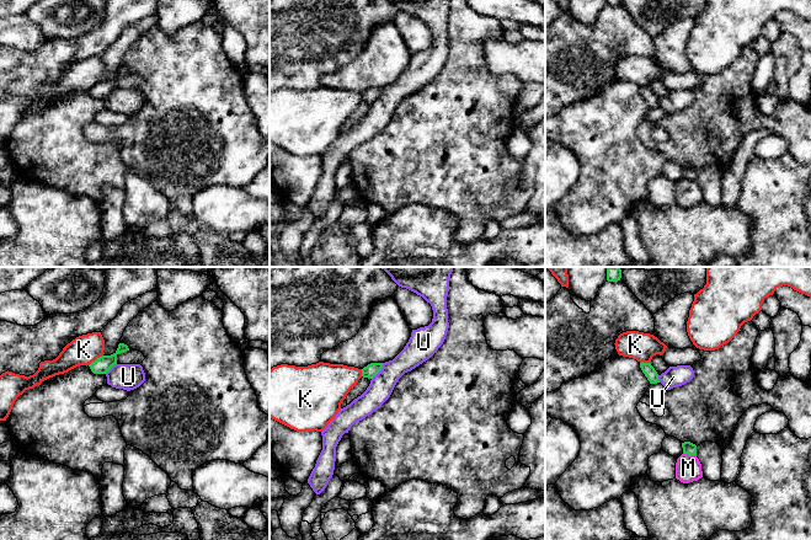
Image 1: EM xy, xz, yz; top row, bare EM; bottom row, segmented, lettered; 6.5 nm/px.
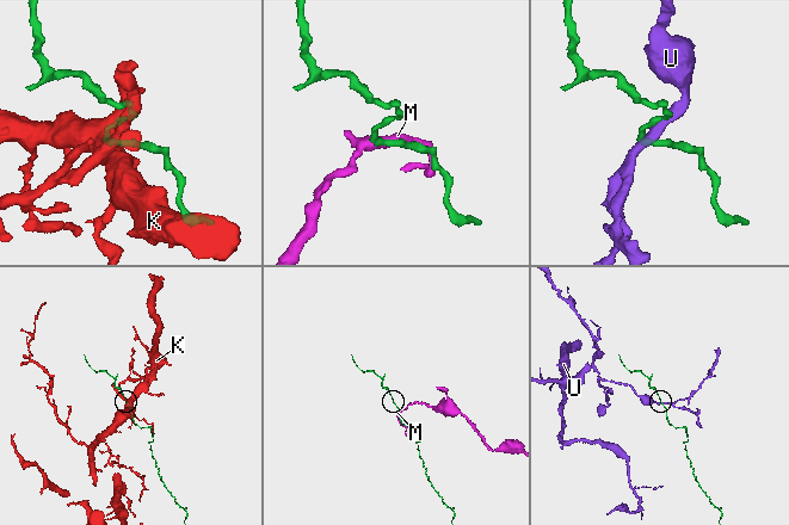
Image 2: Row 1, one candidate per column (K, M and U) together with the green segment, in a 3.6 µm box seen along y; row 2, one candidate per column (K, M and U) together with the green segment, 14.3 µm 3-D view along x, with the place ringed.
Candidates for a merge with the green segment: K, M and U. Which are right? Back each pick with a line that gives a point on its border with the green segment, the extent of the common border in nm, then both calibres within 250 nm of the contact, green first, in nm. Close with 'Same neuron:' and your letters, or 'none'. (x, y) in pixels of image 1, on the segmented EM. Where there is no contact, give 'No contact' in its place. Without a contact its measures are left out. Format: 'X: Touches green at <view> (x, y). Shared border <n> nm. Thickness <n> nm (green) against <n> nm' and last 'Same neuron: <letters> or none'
Same neuron: none

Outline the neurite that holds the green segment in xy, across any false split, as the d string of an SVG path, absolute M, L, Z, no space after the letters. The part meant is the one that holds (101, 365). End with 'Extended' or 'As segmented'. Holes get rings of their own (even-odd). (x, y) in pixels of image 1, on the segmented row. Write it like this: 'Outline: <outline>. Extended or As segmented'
Outline: M119 343L117 351L113 354L100 357L89 367L94 374L106 374L114 364L117 364L117 355L127 351L129 351L128 346Z. As segmented

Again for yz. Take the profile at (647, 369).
Outline: M640 363L640 368L642 370L642 373L645 374L645 376L647 378L647 380L650 381L650 384L657 384L660 383L658 380L658 374L655 370L655 368L651 365L651 363Z. As segmented

